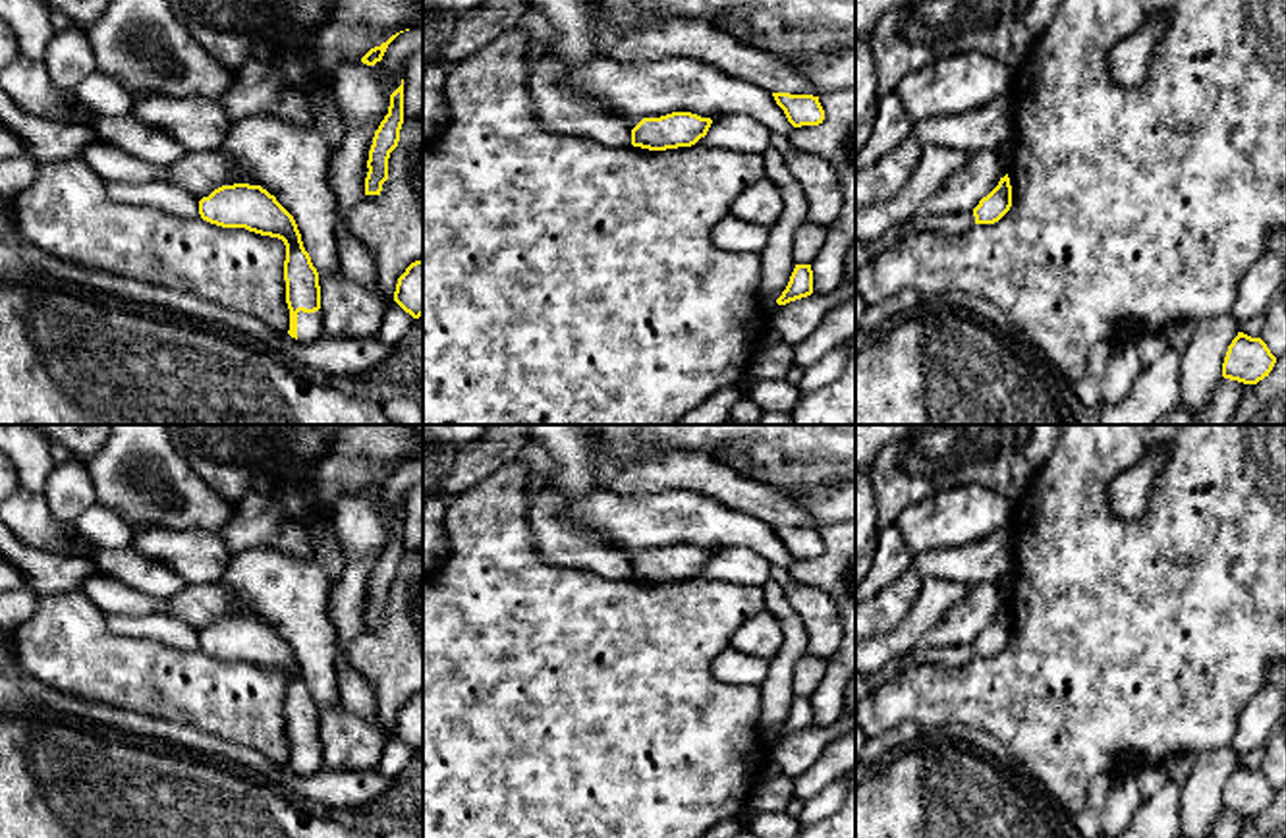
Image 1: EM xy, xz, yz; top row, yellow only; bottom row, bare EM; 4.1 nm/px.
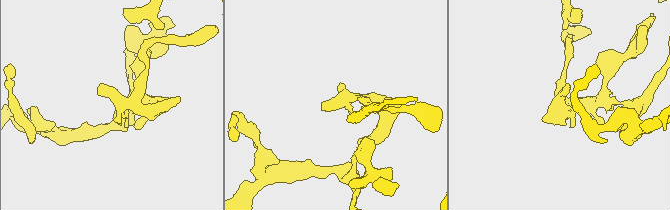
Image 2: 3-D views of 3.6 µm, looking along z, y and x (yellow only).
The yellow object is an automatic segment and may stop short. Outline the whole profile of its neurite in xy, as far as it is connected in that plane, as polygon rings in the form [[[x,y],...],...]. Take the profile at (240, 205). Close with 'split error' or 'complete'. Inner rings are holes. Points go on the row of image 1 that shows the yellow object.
[[[234,183],[199,201],[203,220],[222,228],[278,237],[286,245],[284,280],[290,309],[288,334],[301,344],[322,336],[319,272],[303,247],[294,216],[261,185]]]; split error

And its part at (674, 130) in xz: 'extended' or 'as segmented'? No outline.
as segmented

